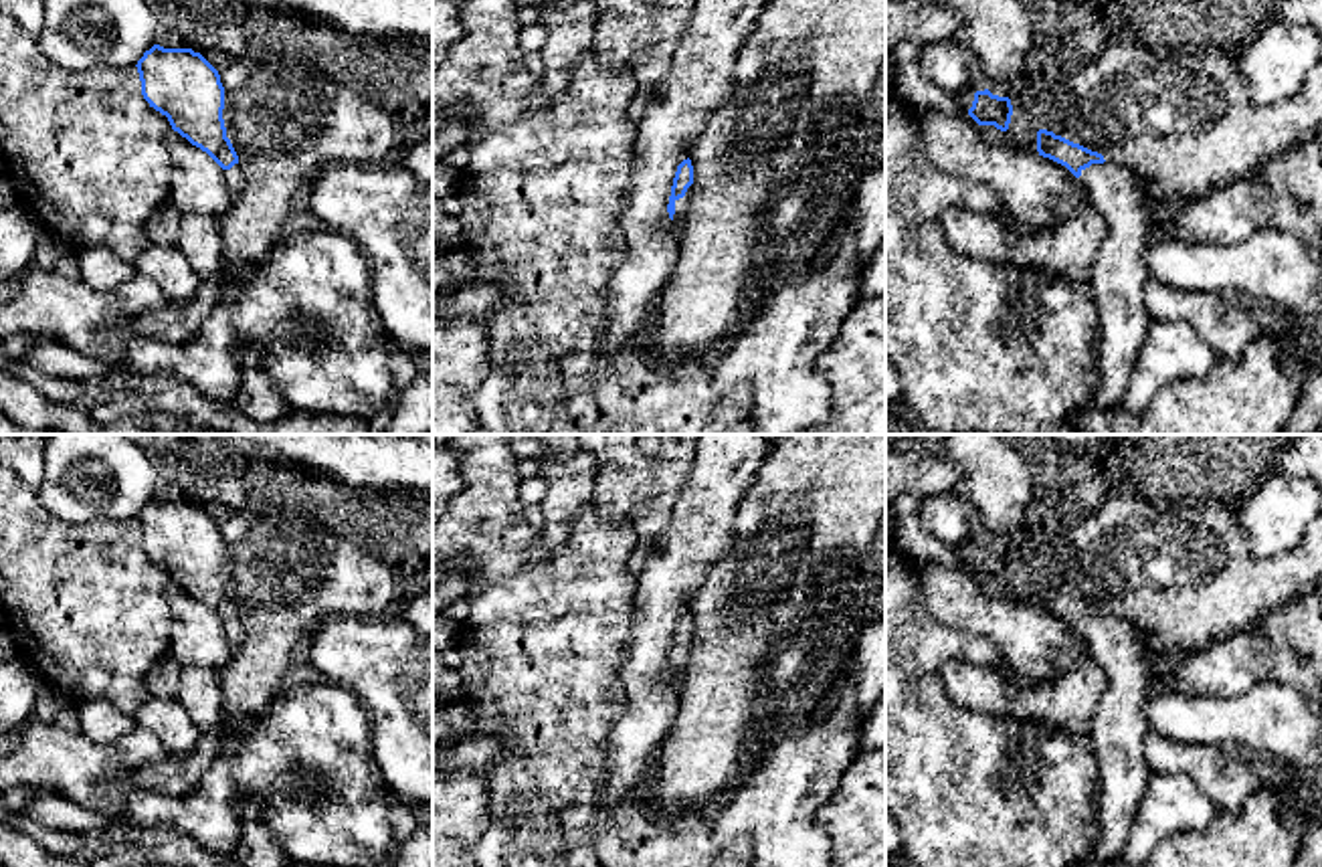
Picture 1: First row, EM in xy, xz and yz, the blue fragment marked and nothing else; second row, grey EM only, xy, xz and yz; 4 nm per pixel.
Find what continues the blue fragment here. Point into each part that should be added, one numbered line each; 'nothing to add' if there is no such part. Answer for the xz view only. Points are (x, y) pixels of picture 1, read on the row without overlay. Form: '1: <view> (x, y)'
1: xz (682, 657)

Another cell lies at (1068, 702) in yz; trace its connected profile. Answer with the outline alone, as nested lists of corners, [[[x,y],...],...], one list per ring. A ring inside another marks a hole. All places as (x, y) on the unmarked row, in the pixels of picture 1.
[[[1090,647],[1071,671],[1029,689],[1013,687],[1003,669],[976,667],[960,659],[944,661],[938,677],[946,695],[968,711],[1017,719],[1023,709],[1027,717],[1043,719],[1067,734],[1090,734],[1108,685],[1106,671]]]

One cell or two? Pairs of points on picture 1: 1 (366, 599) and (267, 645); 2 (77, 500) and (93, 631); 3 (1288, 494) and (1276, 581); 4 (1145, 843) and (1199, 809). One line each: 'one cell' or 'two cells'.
1: one cell
2: two cells
3: two cells
4: one cell

